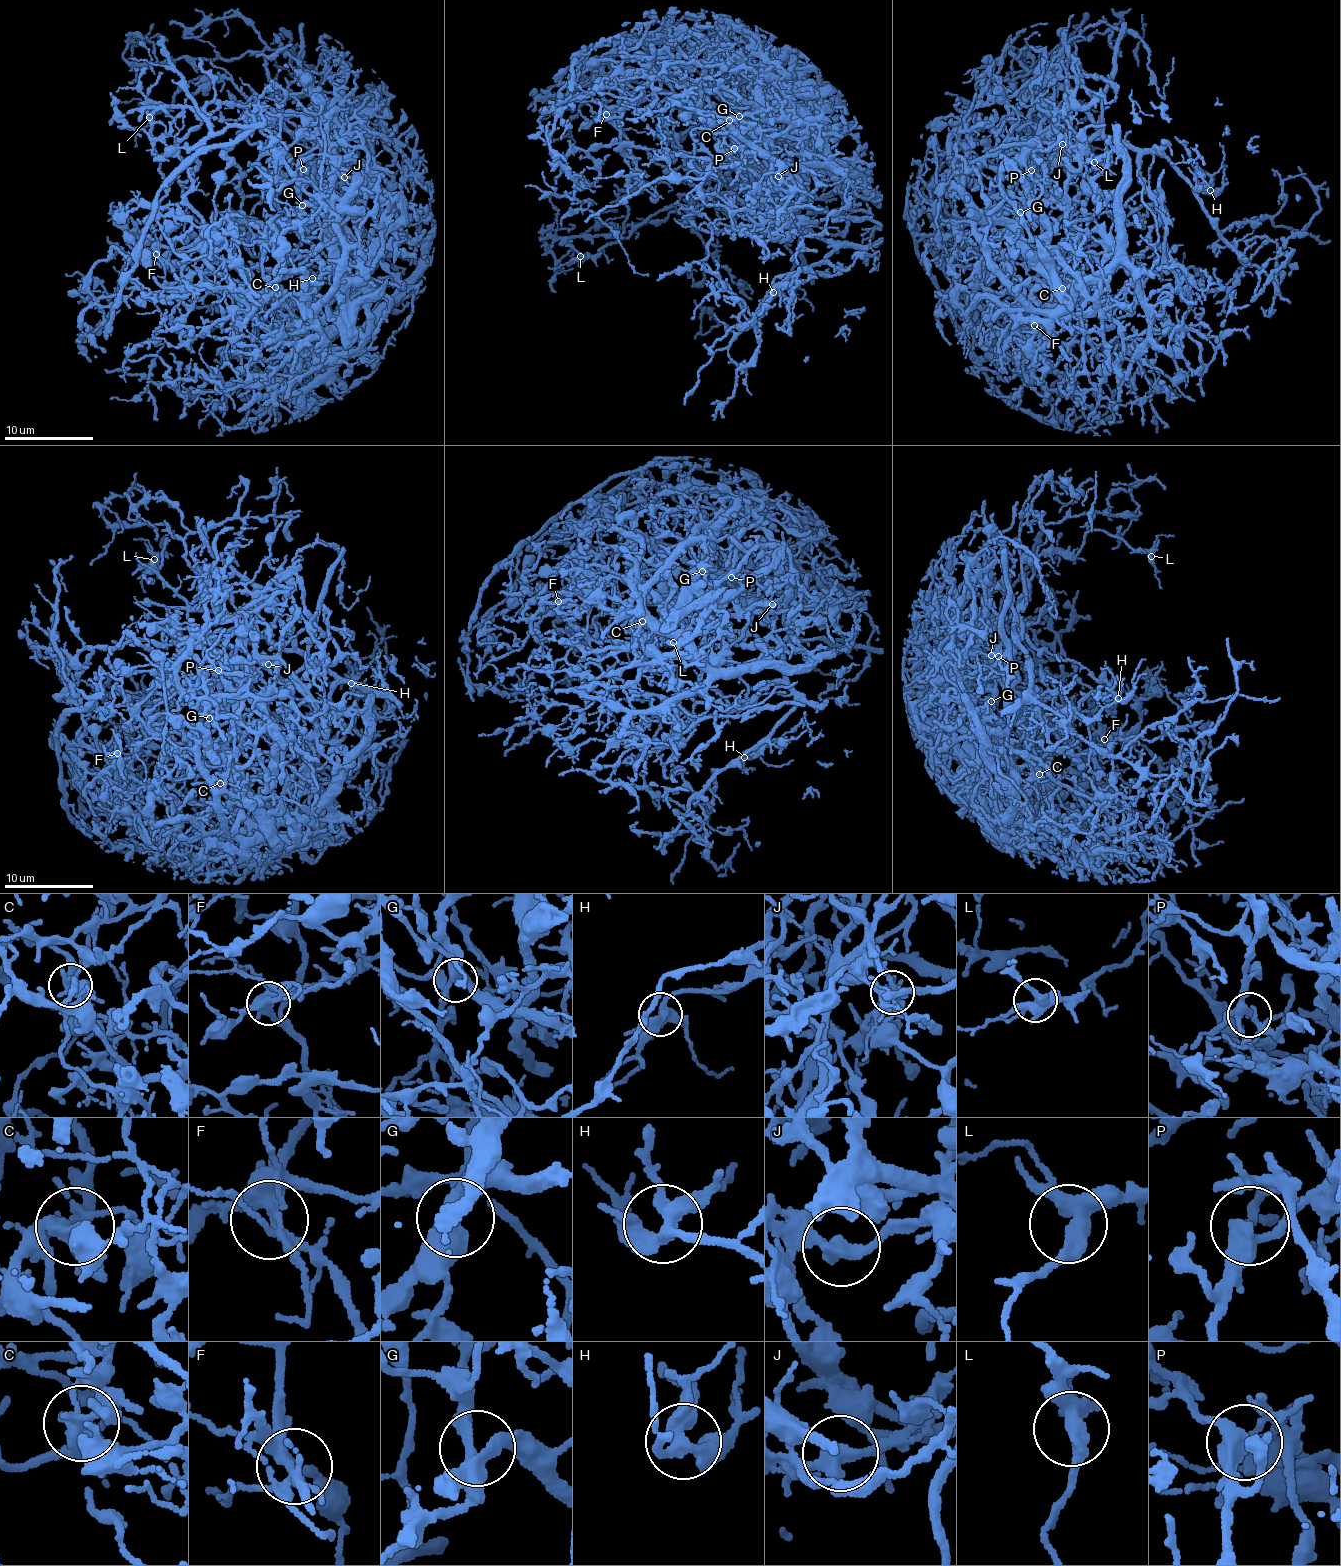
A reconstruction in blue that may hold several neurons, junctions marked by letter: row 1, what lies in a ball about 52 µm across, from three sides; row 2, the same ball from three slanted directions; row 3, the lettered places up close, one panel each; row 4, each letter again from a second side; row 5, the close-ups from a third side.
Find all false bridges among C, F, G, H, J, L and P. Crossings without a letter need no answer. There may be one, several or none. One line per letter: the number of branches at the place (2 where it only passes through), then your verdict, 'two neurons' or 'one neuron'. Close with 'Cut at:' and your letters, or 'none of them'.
C: 4 | two neurons
F: 4 | one neuron
G: 3 | one neuron
H: 4 | one neuron
J: 2 | two neurons
L: 3 | one neuron
P: 3 | one neuron
Cut at: C, J

